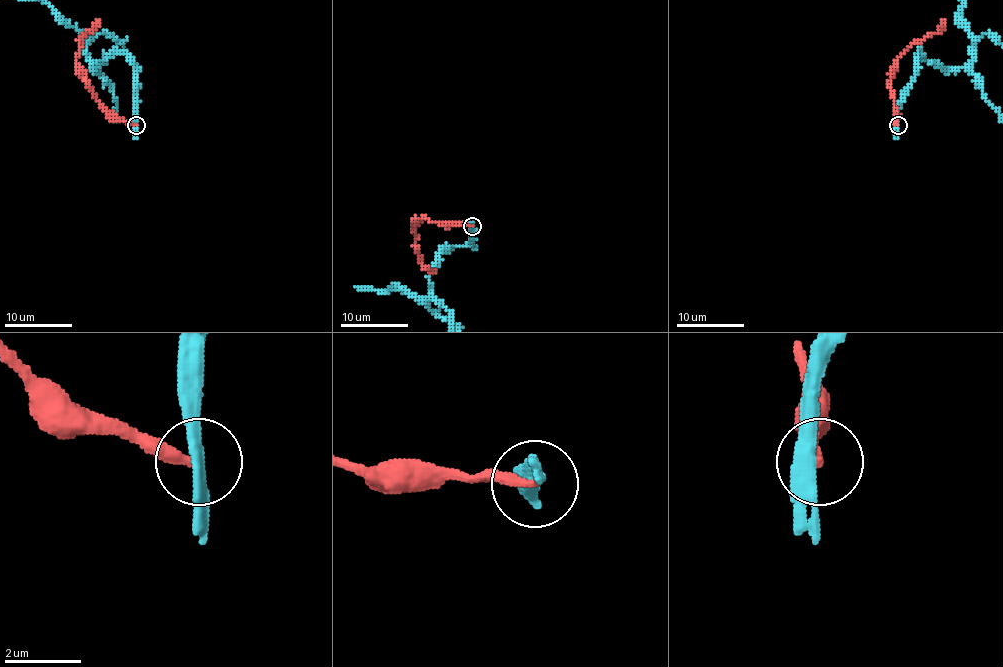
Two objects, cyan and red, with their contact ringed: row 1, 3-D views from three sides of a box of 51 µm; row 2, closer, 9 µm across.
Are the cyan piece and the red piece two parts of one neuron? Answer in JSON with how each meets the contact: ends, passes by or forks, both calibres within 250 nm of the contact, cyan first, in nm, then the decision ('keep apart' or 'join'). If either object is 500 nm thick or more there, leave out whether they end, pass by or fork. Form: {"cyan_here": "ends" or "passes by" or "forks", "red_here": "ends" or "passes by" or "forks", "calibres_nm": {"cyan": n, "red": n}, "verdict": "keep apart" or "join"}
{"cyan_here": "passes by", "red_here": "ends", "calibres_nm": {"cyan": 360, "red": 280}, "verdict": "keep apart"}

